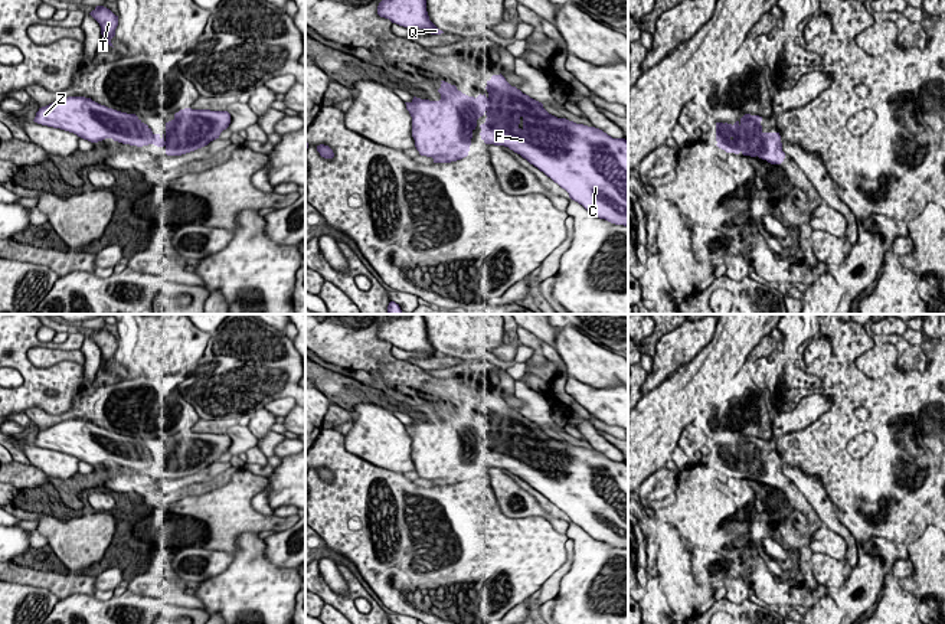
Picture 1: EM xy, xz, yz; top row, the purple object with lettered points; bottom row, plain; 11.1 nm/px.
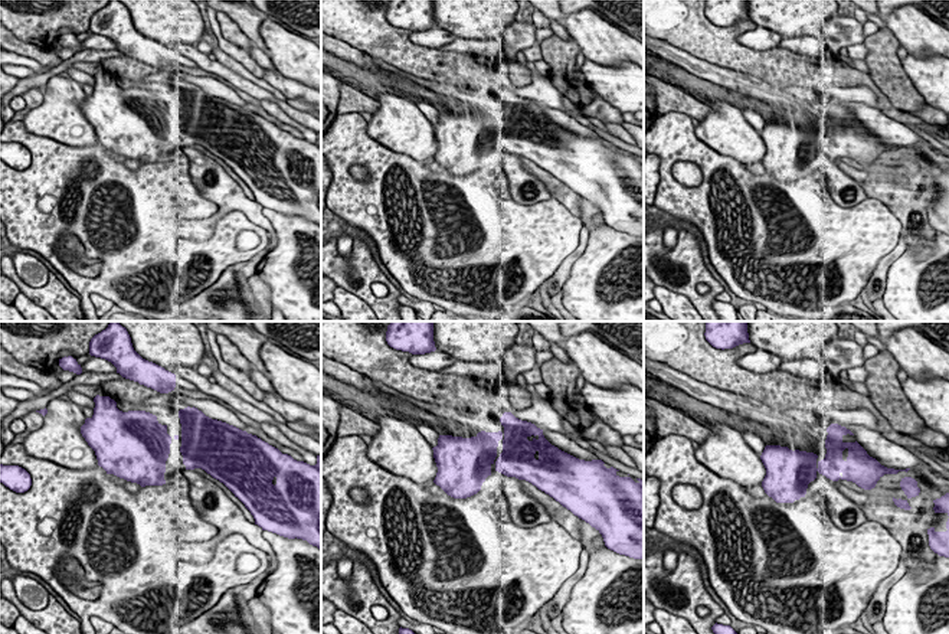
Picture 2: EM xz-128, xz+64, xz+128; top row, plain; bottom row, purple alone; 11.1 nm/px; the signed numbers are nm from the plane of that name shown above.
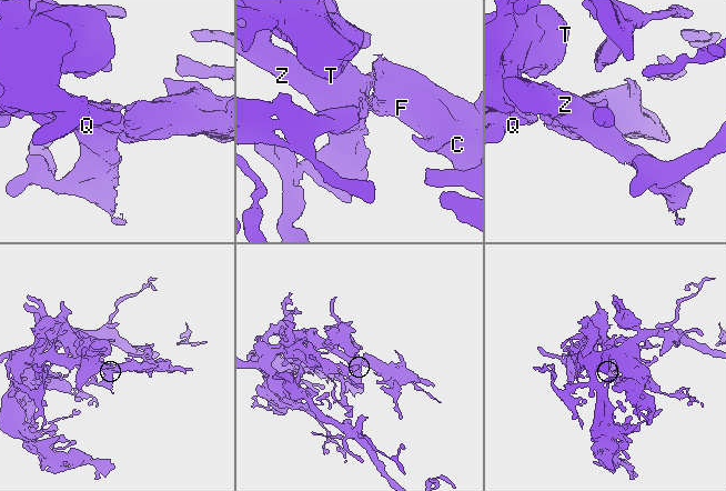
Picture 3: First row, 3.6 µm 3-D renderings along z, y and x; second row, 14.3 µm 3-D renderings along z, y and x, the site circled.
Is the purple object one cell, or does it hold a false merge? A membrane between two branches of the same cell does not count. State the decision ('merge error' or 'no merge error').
no merge error

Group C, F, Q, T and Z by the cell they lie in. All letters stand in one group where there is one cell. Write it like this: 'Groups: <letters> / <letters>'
Groups: C F Q T Z

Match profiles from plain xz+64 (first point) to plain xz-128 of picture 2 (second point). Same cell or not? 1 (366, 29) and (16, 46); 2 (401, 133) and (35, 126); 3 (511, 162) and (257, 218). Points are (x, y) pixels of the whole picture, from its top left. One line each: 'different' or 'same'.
1: different
2: same
3: same

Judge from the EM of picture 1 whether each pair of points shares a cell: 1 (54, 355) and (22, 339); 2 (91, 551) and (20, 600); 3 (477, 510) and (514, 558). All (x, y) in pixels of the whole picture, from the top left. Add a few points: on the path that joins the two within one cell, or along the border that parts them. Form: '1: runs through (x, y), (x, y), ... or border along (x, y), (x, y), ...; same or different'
1: border along (71, 349), (32, 348), (26, 356); different
2: border along (15, 582), (45, 587), (58, 600); different
3: runs through (478, 522), (503, 546); same

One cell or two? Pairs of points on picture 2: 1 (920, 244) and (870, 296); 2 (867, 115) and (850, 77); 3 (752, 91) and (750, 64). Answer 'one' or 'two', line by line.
1: two
2: two
3: two

